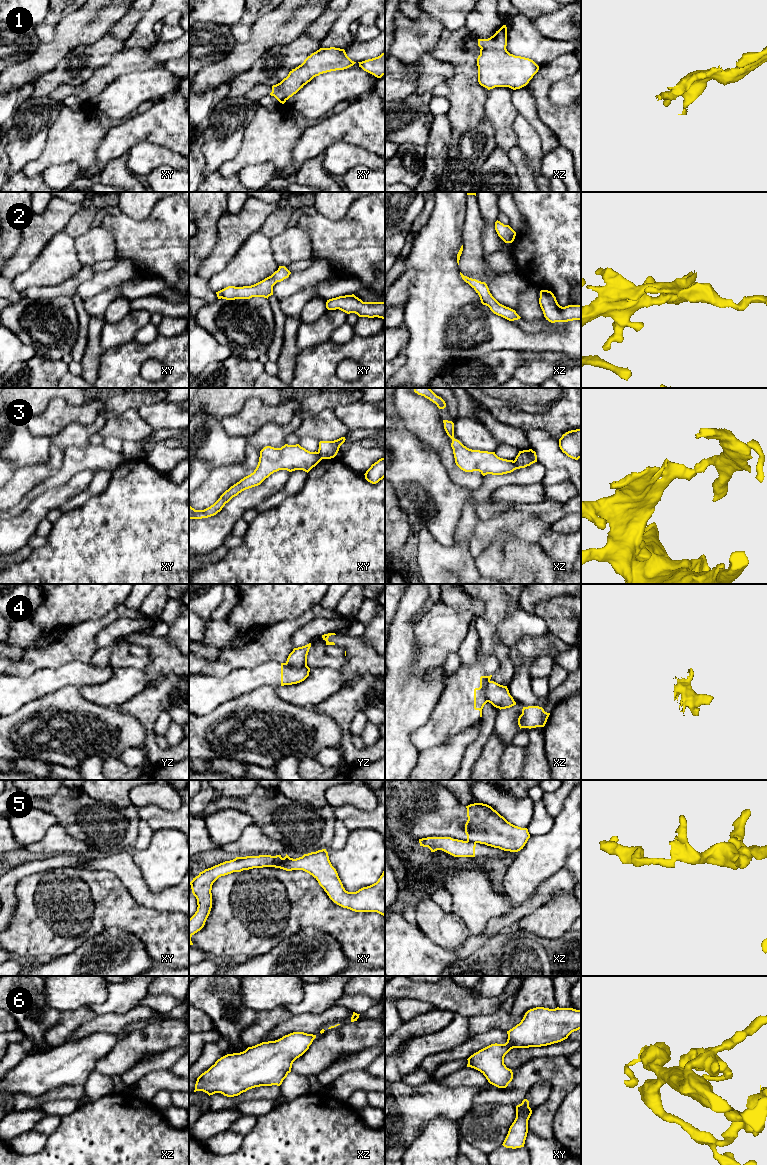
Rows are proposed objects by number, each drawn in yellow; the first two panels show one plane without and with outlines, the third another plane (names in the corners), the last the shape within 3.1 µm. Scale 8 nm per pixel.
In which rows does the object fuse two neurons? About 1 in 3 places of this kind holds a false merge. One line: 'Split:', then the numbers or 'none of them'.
Split: 3, 4, 5

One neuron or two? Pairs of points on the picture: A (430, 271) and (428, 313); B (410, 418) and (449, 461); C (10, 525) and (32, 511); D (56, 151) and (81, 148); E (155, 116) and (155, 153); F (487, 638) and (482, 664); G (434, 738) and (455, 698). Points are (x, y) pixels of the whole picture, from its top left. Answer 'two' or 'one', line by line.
A: one
B: one
C: one
D: one
E: two
F: two
G: one

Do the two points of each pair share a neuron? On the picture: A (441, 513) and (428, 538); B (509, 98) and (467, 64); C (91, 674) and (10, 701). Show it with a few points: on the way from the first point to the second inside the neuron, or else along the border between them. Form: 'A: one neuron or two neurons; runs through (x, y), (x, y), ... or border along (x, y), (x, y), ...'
A: two neurons; border along (422, 525), (439, 542), (444, 545), (450, 545)
B: two neurons; border along (488, 90), (487, 97), (483, 103), (483, 113)
C: one neuron; runs through (71, 674), (45, 680), (30, 688)

